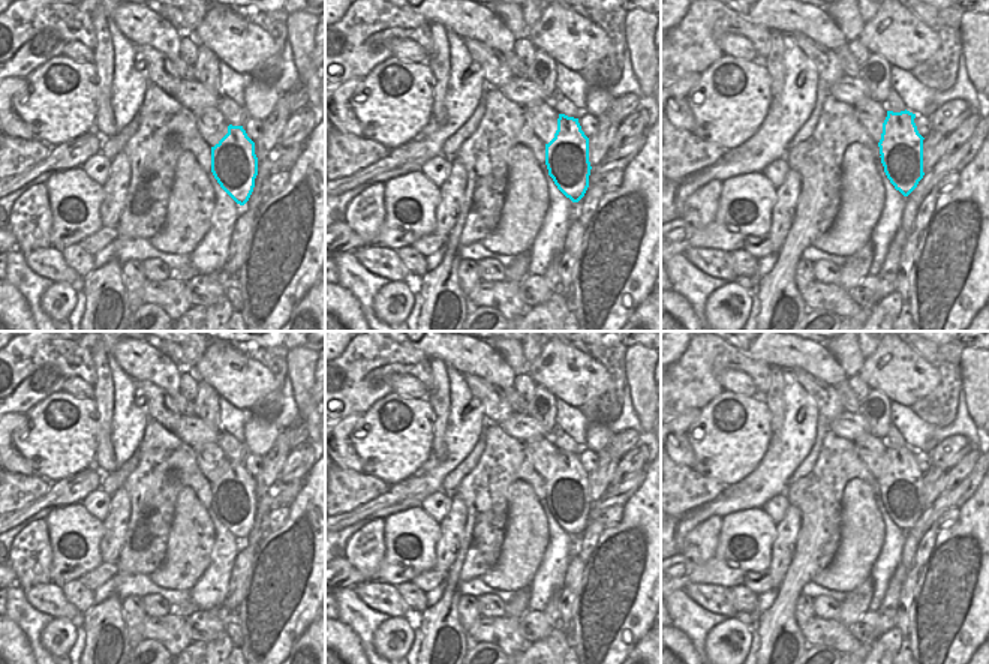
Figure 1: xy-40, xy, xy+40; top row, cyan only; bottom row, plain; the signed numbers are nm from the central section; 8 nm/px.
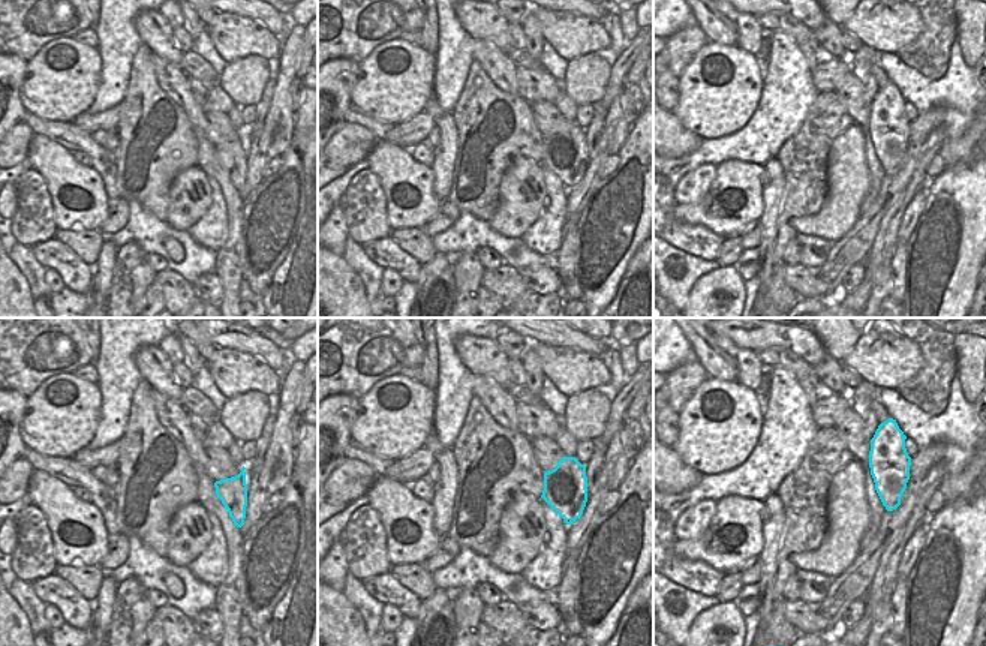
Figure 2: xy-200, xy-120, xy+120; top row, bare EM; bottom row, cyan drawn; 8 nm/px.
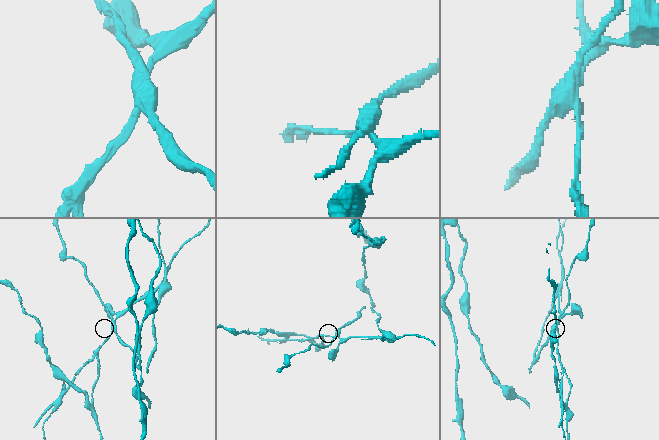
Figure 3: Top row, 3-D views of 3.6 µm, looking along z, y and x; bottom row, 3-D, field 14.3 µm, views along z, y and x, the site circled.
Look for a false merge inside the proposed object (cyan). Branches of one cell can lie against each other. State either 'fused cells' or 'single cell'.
fused cells

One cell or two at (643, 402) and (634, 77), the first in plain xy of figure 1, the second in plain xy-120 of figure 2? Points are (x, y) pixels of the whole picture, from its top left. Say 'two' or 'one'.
two

